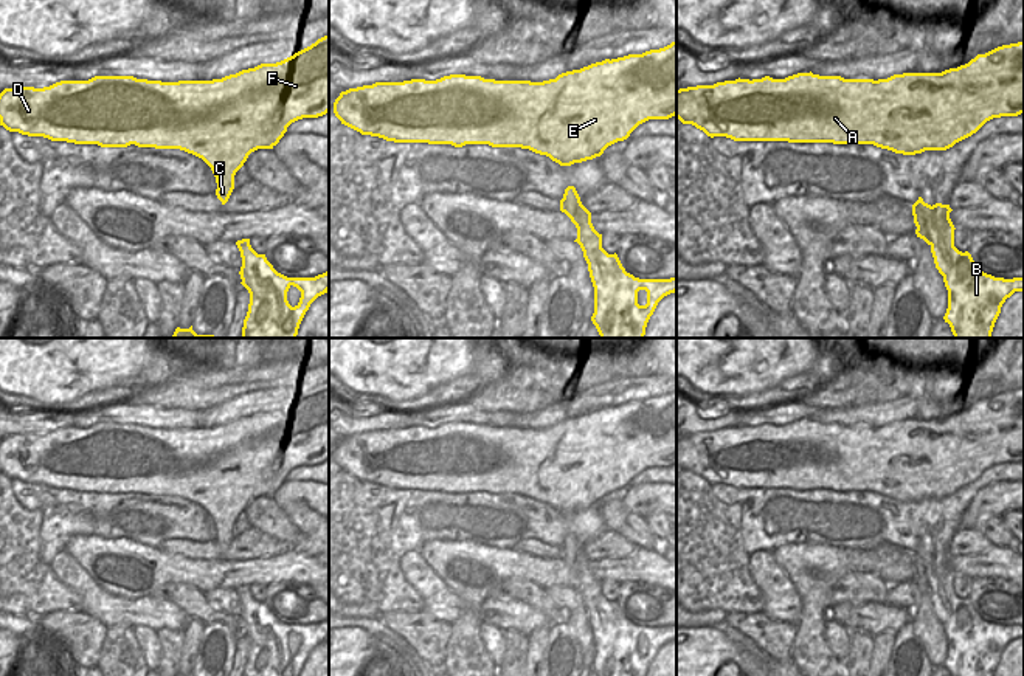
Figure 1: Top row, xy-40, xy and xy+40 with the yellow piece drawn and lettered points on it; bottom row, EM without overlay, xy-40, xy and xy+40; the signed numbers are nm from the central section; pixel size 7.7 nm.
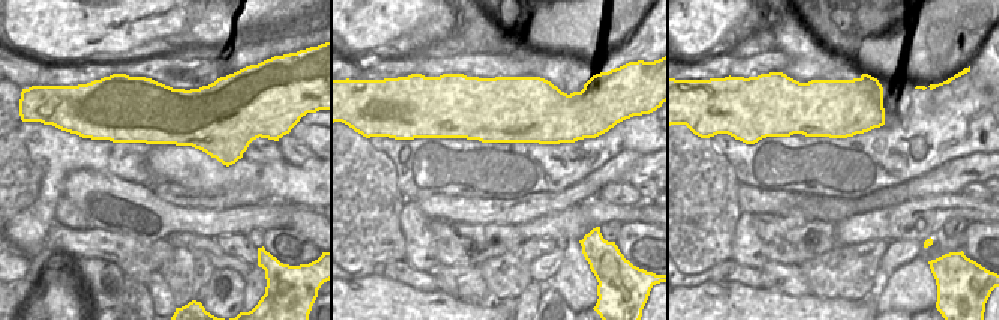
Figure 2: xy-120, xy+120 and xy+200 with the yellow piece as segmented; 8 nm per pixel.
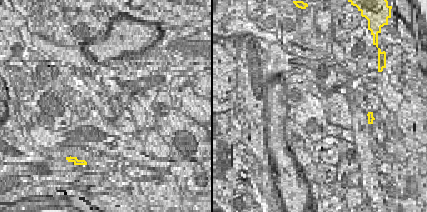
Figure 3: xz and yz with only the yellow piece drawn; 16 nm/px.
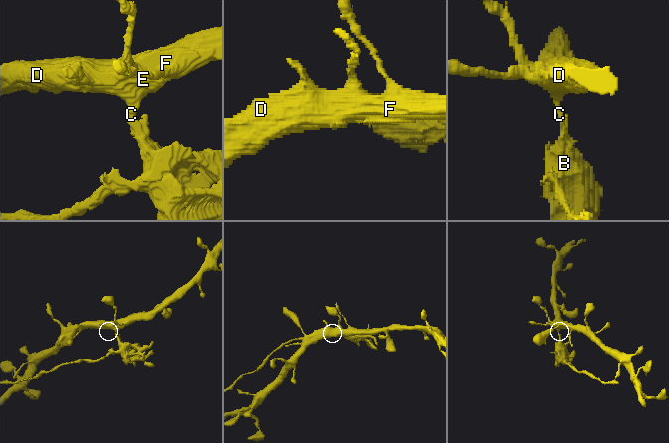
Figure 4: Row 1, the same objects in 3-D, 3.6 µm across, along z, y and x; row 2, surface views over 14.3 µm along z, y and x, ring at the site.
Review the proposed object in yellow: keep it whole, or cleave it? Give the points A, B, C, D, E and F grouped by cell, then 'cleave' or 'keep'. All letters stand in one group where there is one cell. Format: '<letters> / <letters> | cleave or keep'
A C D E F / B | cleave

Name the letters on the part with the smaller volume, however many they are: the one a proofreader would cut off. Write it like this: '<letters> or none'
B

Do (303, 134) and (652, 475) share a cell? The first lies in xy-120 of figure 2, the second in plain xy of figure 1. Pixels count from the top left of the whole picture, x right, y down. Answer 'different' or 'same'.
different

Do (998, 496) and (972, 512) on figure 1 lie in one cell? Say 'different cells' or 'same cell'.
same cell

